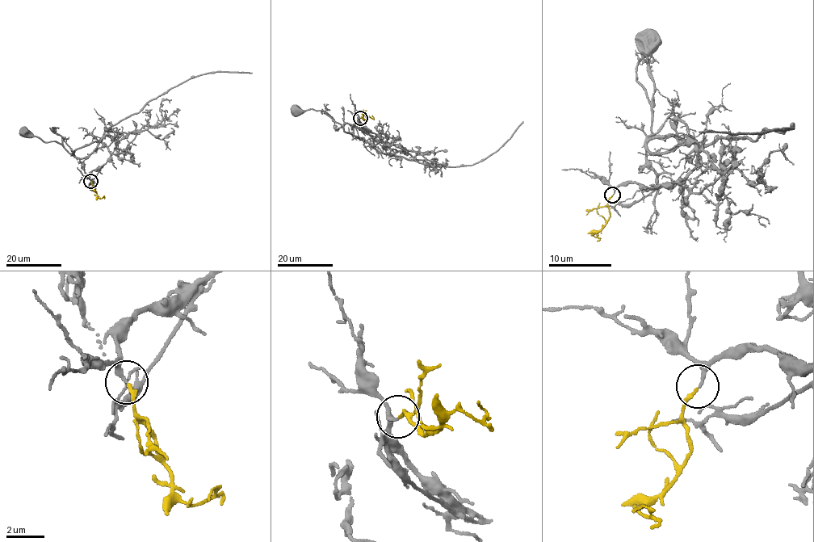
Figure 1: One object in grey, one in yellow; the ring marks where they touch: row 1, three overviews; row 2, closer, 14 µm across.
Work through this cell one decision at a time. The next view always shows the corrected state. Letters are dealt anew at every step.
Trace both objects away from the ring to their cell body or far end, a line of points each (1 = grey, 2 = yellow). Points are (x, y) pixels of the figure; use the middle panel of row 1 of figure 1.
1: (360, 118), (361, 123), (379, 137), (379, 142), (375, 144), (344, 130), (340, 123), (321, 111), (296, 111)
2: (360, 118), (364, 120), (372, 118), (371, 115)

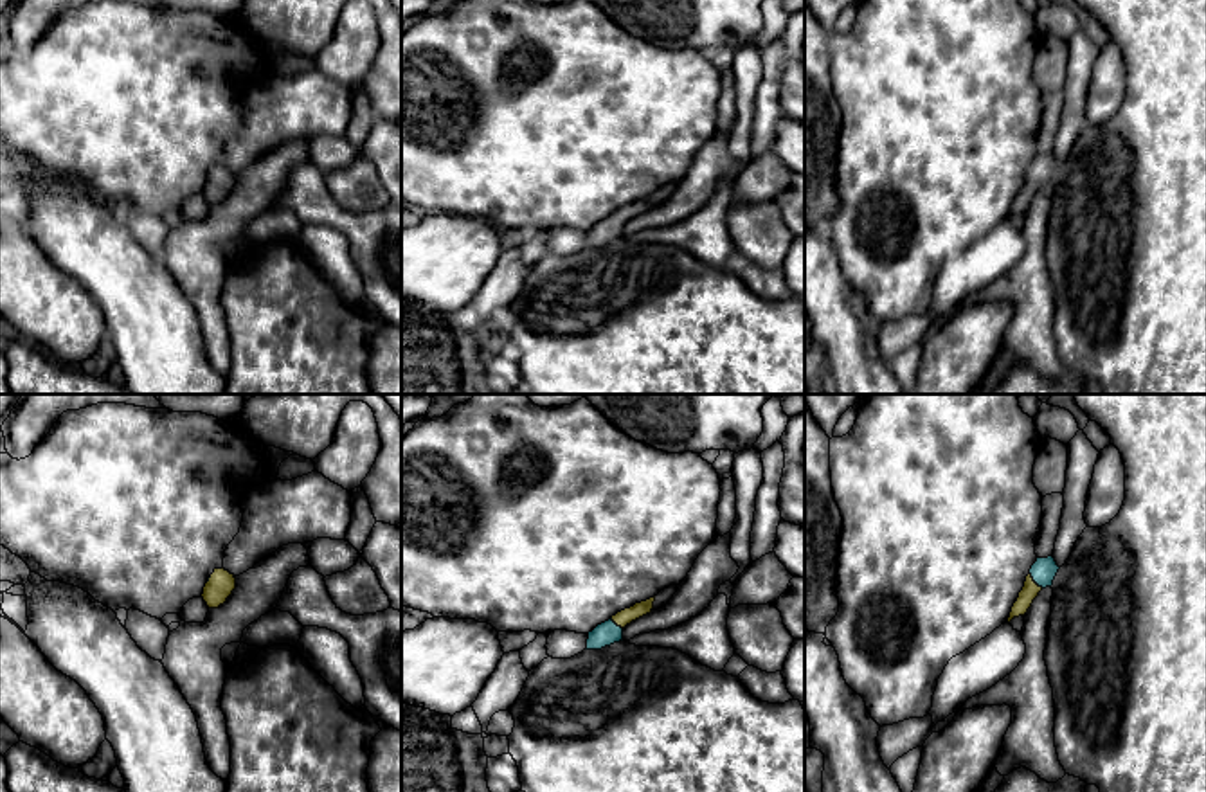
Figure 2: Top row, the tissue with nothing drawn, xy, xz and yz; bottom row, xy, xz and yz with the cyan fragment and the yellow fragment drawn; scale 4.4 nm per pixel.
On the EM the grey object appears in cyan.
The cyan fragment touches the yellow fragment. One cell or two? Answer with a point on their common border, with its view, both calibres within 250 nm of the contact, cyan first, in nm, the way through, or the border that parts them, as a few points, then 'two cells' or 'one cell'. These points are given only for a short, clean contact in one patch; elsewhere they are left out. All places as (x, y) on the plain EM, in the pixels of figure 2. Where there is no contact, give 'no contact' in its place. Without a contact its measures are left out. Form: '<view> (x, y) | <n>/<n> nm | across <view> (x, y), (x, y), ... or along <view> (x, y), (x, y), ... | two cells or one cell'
yz (1035, 179) | 110/80 nm | across yz (1043, 168), (1035, 179), (1030, 188) | one cell

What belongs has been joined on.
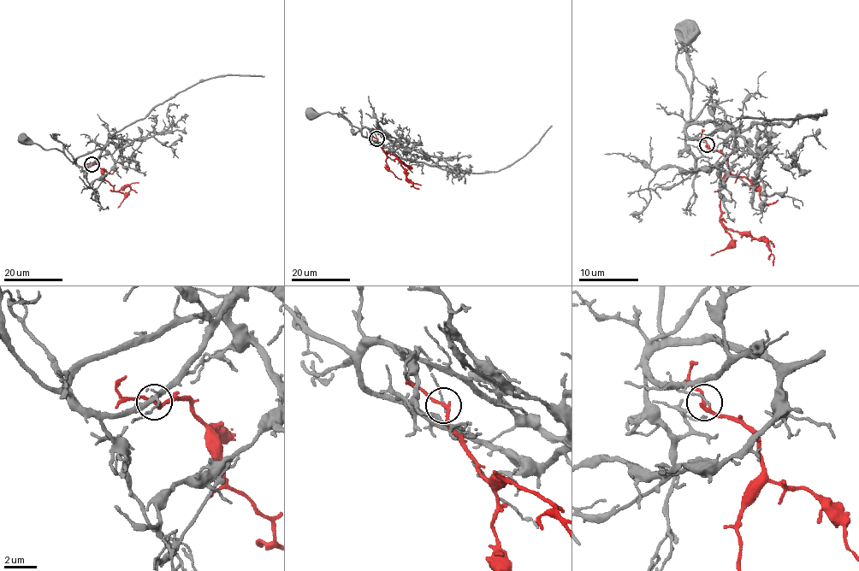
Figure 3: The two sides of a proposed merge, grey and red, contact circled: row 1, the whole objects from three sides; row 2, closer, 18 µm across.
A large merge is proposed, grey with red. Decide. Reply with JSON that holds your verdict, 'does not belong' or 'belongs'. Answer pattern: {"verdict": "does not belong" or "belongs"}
{"verdict": "does not belong"}

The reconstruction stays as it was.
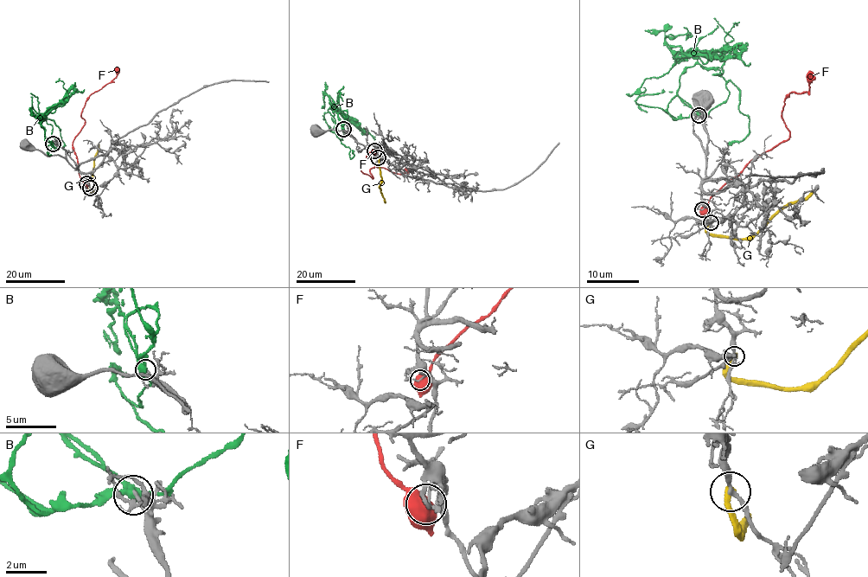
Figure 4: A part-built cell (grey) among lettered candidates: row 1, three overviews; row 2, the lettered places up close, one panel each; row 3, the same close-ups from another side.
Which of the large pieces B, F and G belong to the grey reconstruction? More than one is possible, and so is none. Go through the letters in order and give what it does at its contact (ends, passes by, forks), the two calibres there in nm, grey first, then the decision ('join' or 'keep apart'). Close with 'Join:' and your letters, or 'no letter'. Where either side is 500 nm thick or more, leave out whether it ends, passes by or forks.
B: it forks; calibres 150 and 300 nm; keep apart
F: calibres 110 and 700 nm; keep apart
G: it ends; calibres 200 and 320 nm; keep apart
Join: no letter

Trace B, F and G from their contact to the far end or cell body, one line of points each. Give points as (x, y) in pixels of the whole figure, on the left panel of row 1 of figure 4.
B: (53, 144), (46, 138), (42, 120), (35, 113), (41, 119), (67, 91), (62, 80), (55, 82)
F: (86, 183), (79, 176), (73, 140), (85, 123), (81, 114), (86, 100), (117, 76), (116, 67)
G: (90, 188), (91, 194), (98, 144)

